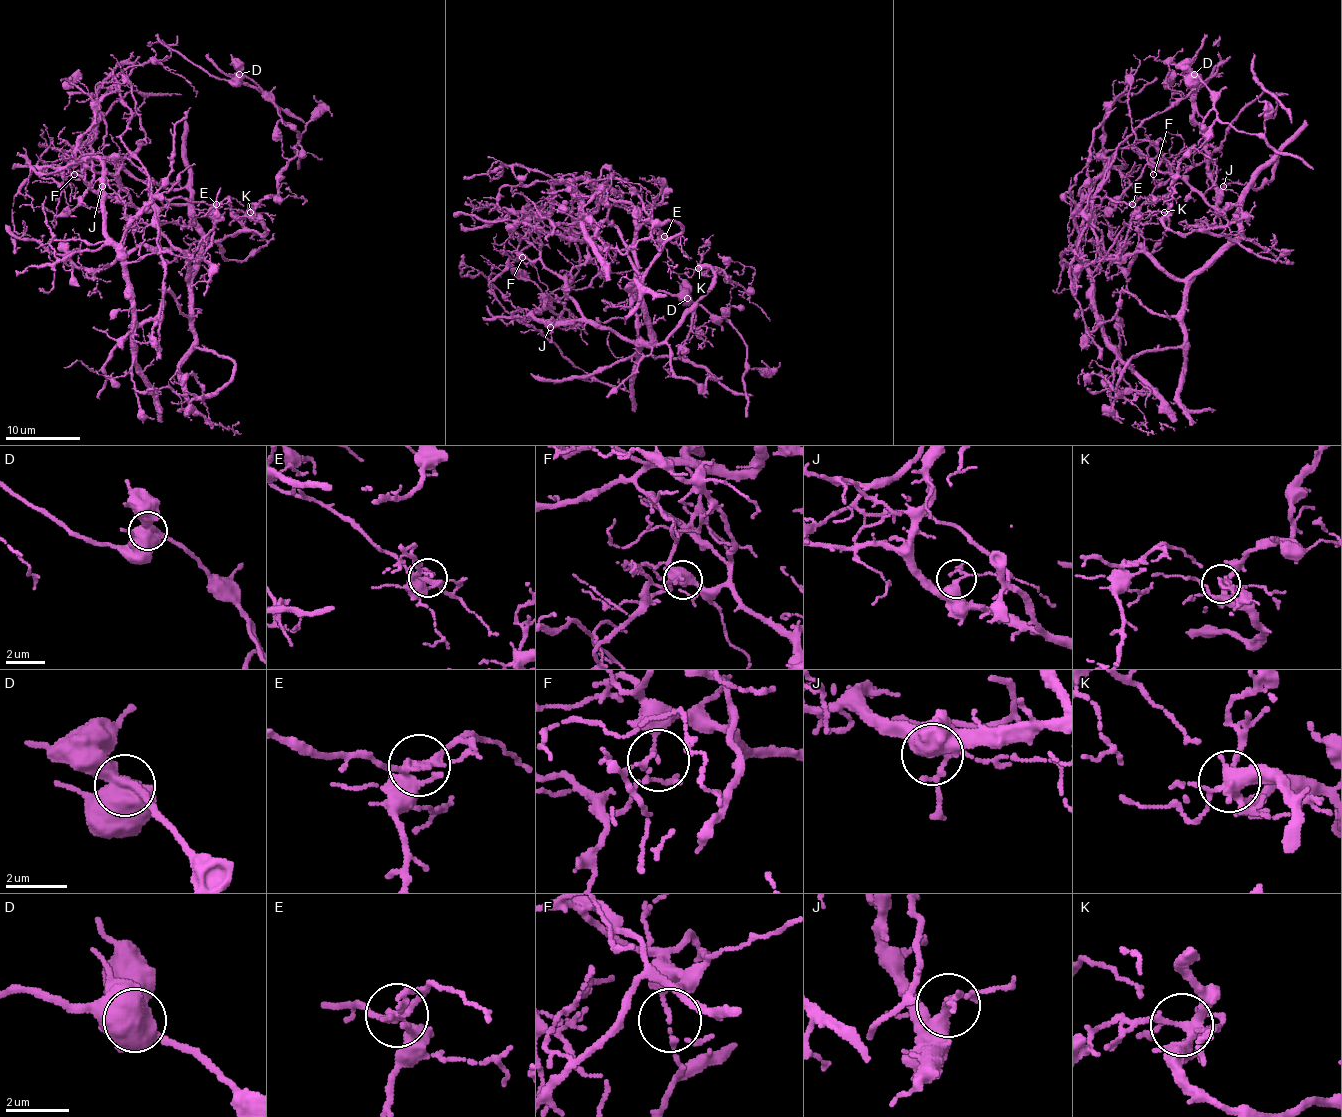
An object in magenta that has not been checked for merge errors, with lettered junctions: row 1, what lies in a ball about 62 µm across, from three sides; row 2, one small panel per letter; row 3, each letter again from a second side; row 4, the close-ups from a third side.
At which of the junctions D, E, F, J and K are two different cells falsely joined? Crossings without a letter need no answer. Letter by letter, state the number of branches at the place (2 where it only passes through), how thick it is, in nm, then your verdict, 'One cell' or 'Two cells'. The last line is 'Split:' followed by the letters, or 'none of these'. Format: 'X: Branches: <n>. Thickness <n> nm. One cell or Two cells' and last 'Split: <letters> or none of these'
D: Branches: 3. Thickness 550 nm. Two cells
E: Branches: 5. Thickness 240 nm. Two cells
F: Branches: 3. Thickness 100 nm. Two cells
J: Branches: 3. Thickness 300 nm. One cell
K: Branches: 6. Thickness 240 nm. One cell
Split: D, E, F

